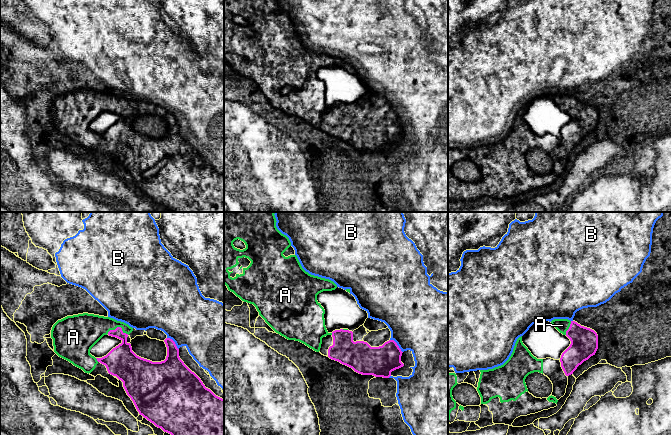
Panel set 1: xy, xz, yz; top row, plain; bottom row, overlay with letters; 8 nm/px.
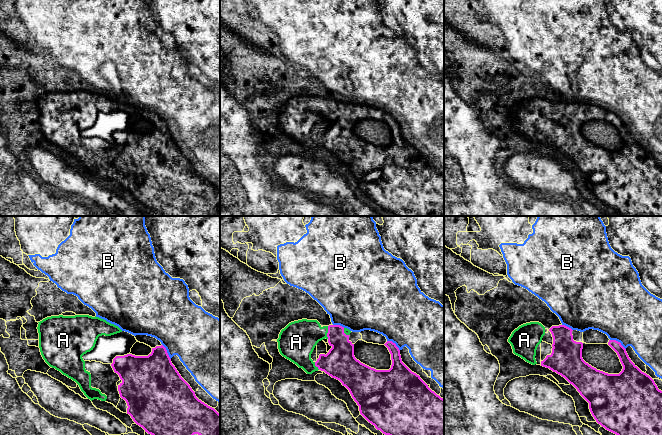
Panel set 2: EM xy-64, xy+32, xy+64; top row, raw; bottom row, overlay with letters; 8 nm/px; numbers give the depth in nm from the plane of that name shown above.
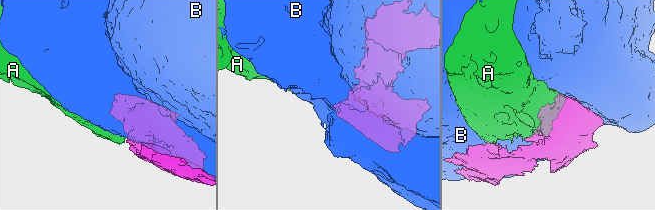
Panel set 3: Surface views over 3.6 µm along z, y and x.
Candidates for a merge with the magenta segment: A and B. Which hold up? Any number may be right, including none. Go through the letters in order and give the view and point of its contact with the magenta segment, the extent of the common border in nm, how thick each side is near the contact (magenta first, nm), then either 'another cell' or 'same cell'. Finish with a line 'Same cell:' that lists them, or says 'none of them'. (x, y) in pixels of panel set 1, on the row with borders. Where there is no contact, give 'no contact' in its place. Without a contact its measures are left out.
A: xy (118, 327) | 180 nm | 200/260 nm | same cell
B: xz (397, 345) | 150 nm | 240/480 nm | another cell
Same cell: A

